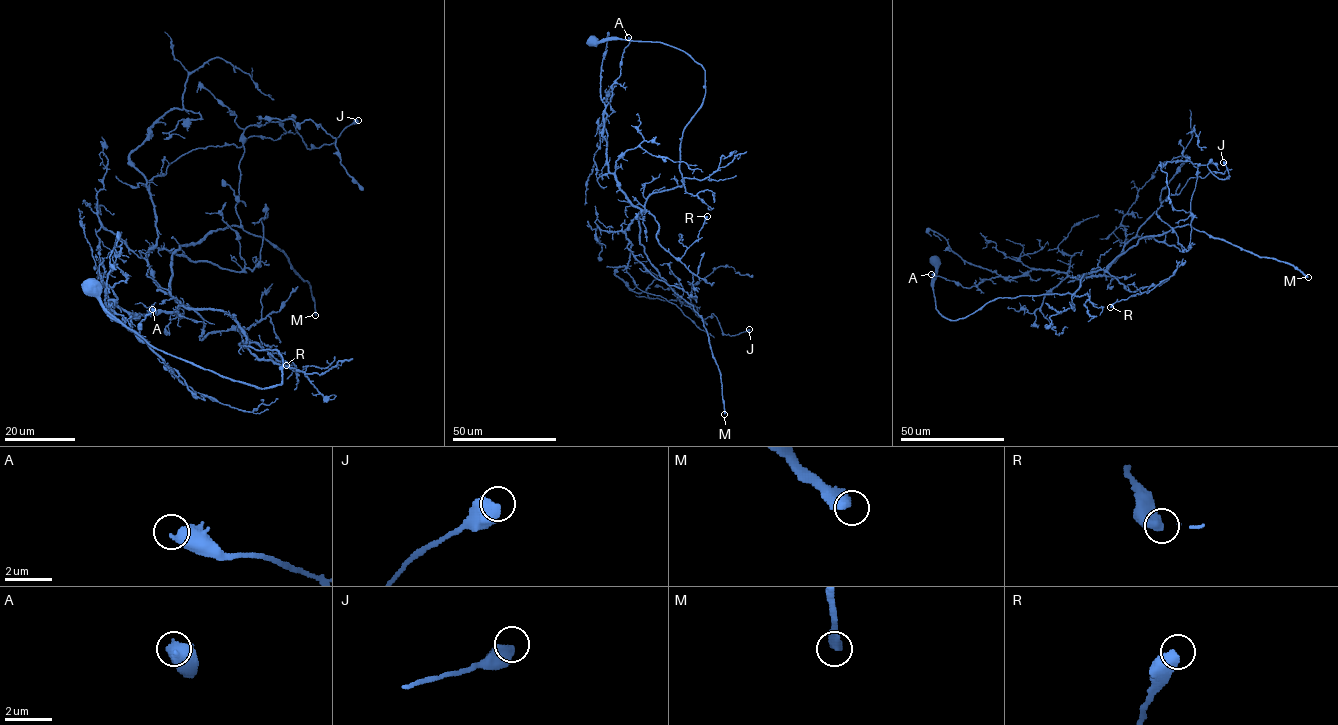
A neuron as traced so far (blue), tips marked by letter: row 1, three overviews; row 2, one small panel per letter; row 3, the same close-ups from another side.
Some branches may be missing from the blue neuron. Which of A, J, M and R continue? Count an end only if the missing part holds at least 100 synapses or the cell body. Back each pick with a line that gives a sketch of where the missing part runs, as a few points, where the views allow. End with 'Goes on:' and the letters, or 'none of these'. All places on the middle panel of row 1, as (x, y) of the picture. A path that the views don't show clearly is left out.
Goes on: M

